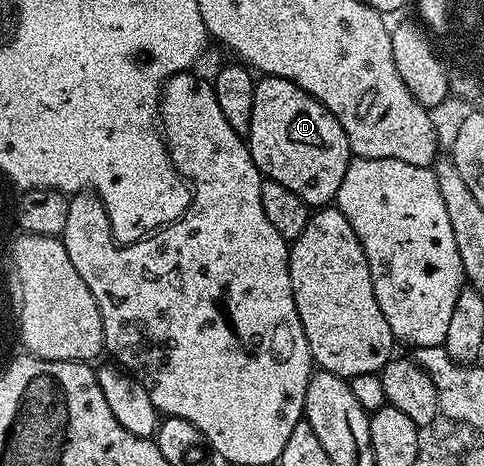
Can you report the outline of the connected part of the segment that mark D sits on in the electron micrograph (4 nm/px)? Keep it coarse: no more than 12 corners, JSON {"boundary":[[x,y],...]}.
{"boundary":[[286,78],[257,82],[247,145],[311,208],[351,161],[339,120]]}

